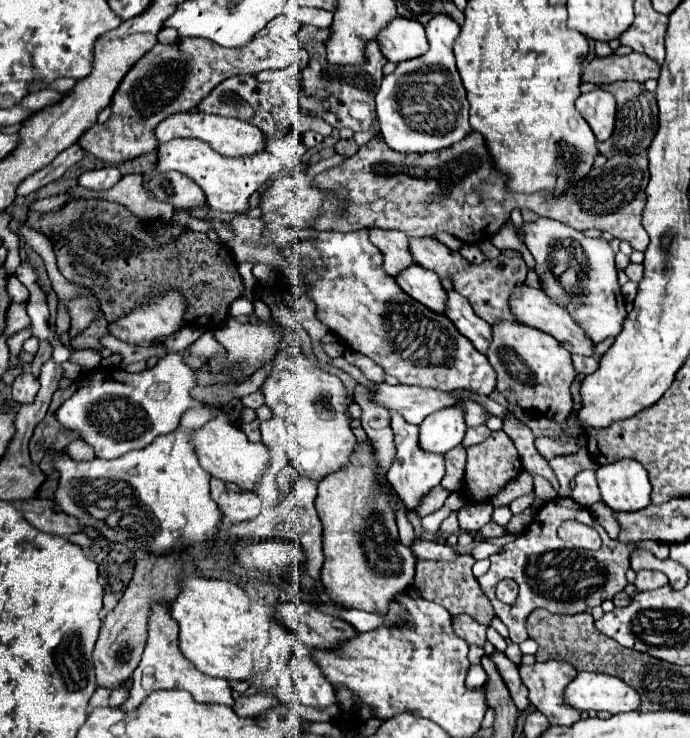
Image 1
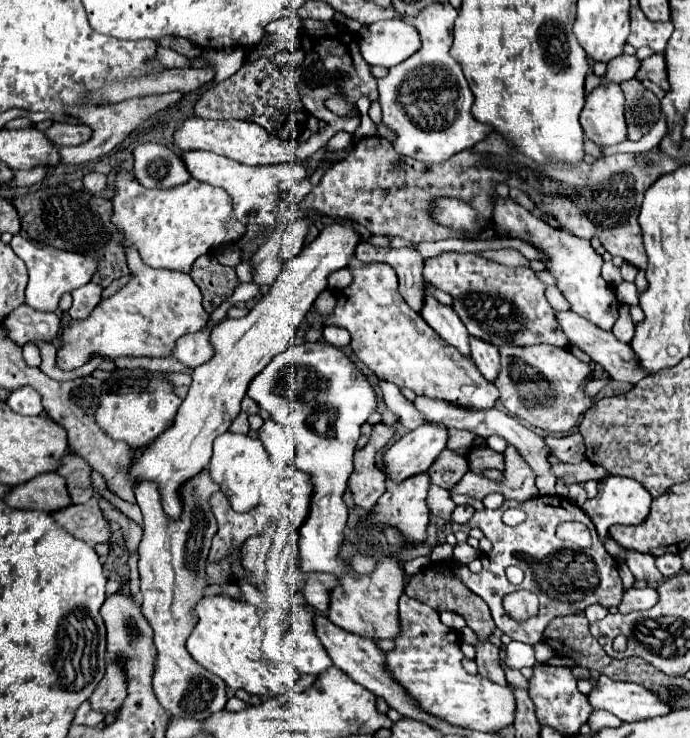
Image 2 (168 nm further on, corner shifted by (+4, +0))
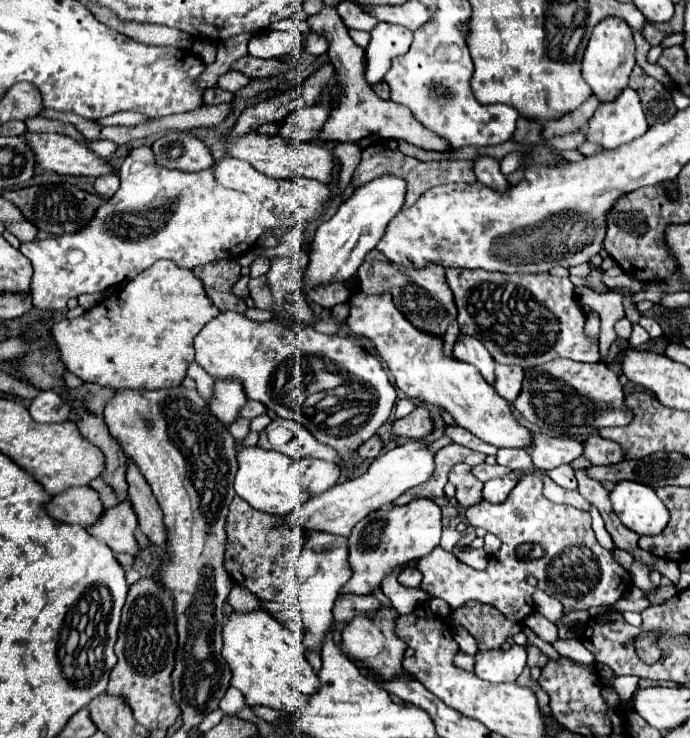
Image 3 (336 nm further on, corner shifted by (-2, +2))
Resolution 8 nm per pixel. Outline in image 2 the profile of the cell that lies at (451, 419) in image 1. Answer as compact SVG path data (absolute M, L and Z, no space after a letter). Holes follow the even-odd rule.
M423 423L409 431L393 443L381 459L387 469L387 477L403 481L411 475L427 471L447 447L447 439L449 429L443 423Z

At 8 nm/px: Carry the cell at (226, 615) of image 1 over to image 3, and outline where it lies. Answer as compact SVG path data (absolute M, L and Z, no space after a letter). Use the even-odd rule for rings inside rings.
M267 611L229 615L227 625L223 627L223 659L233 673L231 685L243 693L247 707L265 705L295 717L321 685L317 673L305 659L303 645Z

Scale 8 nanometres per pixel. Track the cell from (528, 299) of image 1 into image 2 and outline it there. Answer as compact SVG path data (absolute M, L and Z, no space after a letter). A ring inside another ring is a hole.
M557 311L557 321L559 321L561 331L563 331L565 337L569 339L569 345L571 345L571 347L579 347L581 351L585 351L585 353L591 357L591 361L599 363L615 381L625 381L625 383L635 385L635 383L641 381L641 377L647 375L645 371L641 371L637 359L633 359L635 355L633 355L633 351L629 349L629 345L617 341L617 339L613 337L613 333L599 329L597 325L589 323L587 319L583 319L581 315L577 315L577 313L573 313L573 311Z

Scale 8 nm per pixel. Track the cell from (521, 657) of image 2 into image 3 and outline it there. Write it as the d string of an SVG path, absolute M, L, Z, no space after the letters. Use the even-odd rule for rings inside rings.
M513 645L511 649L495 651L477 651L475 653L475 675L483 681L505 683L515 681L525 669L527 653L523 645Z

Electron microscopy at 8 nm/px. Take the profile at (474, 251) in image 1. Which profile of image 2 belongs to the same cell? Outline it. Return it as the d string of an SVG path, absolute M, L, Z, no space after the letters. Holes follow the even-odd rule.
M515 249L487 250L481 251L479 255L485 257L485 259L495 261L495 263L500 263L501 265L511 267L529 266L529 260ZM517 257L519 257L519 259L517 259Z

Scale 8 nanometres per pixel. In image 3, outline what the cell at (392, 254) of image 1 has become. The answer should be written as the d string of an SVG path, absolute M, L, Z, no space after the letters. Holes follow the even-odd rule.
M377 249L367 253L367 259L357 271L359 281L361 281L361 291L363 293L391 293L395 307L407 315L407 321L415 325L415 329L431 333L435 337L441 337L447 327L457 319L457 309L455 309L455 297L447 285L445 279L445 269L439 265L429 265L425 269L409 269L395 265L387 261Z

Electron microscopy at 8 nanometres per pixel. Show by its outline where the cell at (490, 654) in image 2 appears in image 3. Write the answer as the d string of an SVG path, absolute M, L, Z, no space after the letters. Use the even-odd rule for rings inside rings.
M475 601L455 609L451 621L465 627L477 639L479 649L499 649L509 637L521 631L521 625L507 621L495 607Z

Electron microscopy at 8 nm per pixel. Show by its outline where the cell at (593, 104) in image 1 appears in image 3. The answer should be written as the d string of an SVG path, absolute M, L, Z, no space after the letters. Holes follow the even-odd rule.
M625 89L613 103L599 105L589 119L587 141L615 149L643 135L649 129L639 95L633 89Z

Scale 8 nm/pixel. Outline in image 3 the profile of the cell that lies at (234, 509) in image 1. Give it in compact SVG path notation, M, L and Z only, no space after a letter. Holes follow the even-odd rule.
M235 497L229 505L227 515L227 549L225 549L225 569L229 577L241 585L245 585L251 593L255 593L263 601L273 601L277 595L275 581L281 579L285 569L285 553L295 549L295 541L291 541L291 531L283 527L281 517L255 511L247 501Z

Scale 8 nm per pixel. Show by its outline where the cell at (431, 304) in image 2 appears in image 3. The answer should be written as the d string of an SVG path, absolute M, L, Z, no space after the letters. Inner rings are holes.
M459 335L457 343L453 347L453 357L477 367L479 373L483 375L483 379L489 385L495 385L495 361L481 341L477 341L475 337L461 337Z

